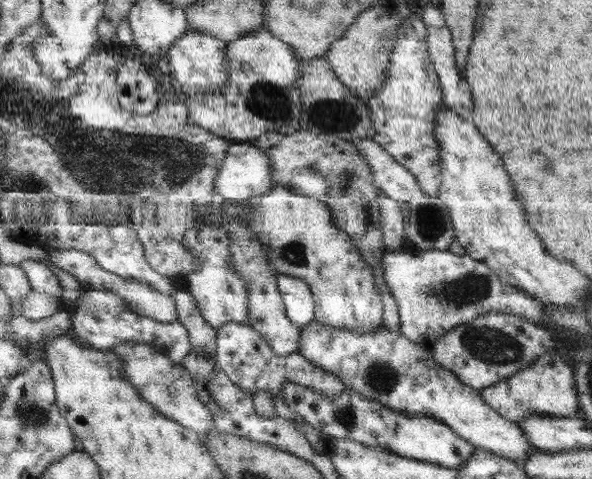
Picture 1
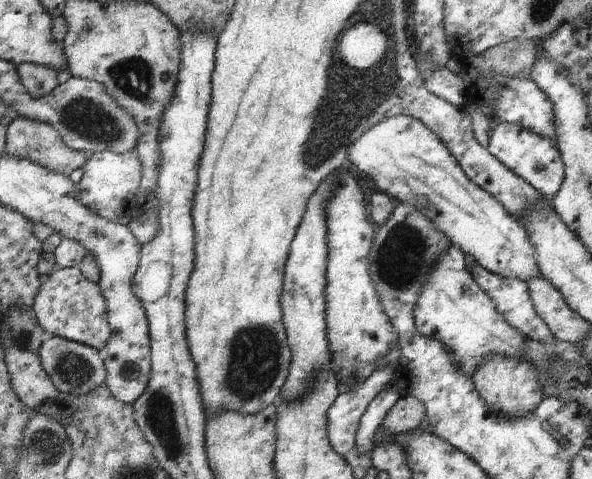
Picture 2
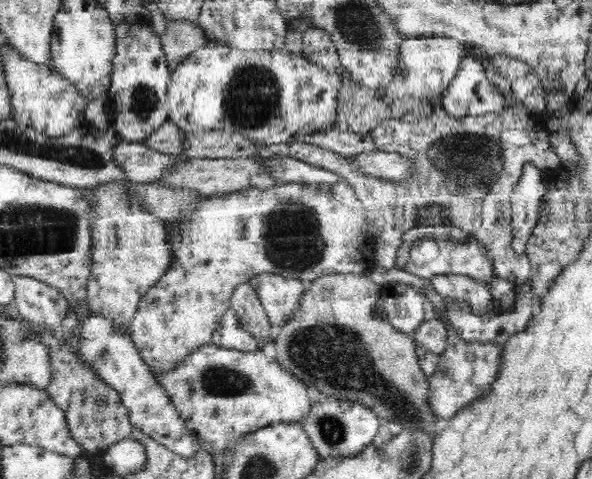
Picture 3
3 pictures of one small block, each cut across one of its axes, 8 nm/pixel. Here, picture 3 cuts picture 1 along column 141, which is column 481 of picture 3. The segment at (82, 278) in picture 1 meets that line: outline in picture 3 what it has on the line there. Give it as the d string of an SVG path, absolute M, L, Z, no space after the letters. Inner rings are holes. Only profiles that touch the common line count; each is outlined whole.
M437 275L432 287L438 294L448 298L465 301L472 312L486 314L491 307L492 294L488 284L463 275Z

